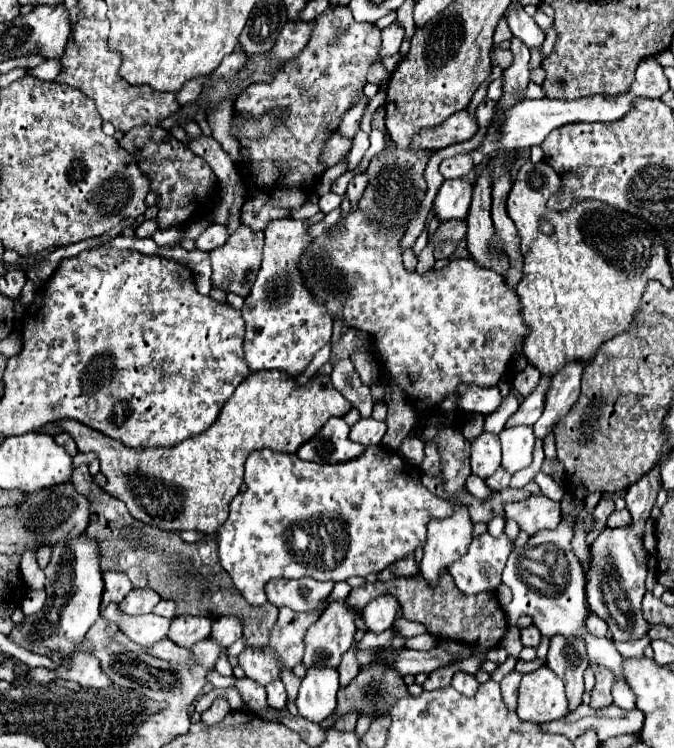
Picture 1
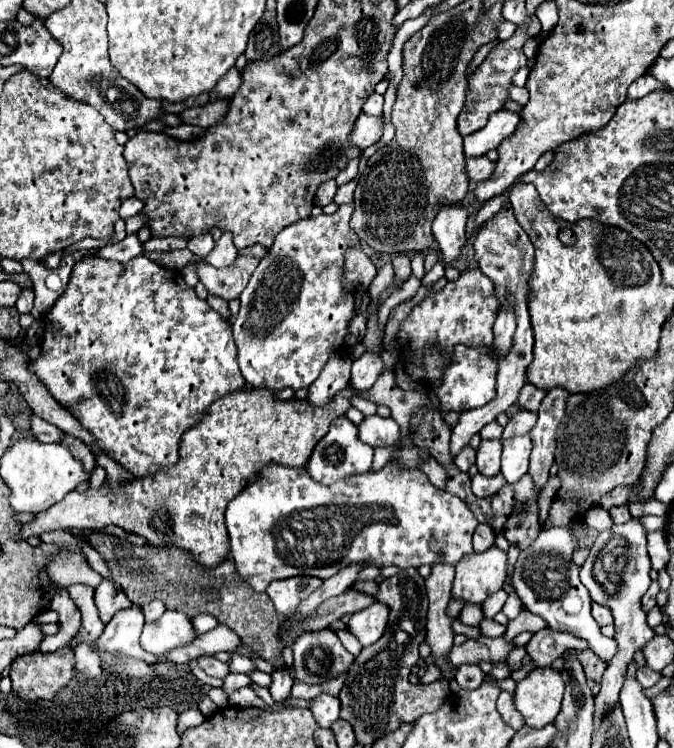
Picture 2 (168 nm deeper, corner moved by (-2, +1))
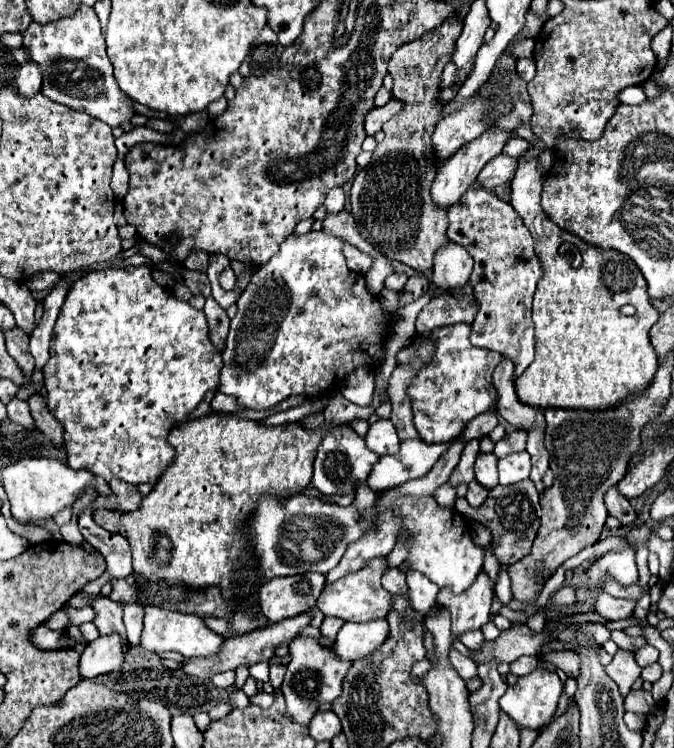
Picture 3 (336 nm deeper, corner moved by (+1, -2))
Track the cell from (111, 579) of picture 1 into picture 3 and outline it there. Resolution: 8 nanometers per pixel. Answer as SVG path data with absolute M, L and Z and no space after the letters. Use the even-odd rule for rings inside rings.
M101 596L99 600L93 602L93 608L97 610L97 618L93 622L99 628L99 634L107 636L117 632L125 644L127 638L125 638L125 626L123 626L123 606Z

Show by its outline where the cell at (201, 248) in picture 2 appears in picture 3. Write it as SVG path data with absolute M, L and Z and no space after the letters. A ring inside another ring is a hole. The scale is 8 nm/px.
M197 252L197 254L191 254L187 260L185 260L185 268L187 270L195 270L195 272L207 272L207 264L209 264L209 256L203 254L203 252Z

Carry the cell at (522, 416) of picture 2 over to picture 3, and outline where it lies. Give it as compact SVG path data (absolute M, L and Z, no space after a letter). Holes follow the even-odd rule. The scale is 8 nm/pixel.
M513 430L513 432L505 434L505 438L501 438L495 444L493 454L497 458L503 458L503 456L513 454L513 452L523 452L525 450L525 442L527 442L527 434L523 430Z

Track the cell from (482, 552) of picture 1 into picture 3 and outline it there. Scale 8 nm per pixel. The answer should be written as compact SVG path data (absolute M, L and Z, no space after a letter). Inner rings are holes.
M481 572L475 584L459 596L455 596L449 588L439 590L435 606L449 610L453 642L459 640L459 636L469 630L481 630L481 626L489 622L491 600L493 600L493 584L485 576L485 572Z

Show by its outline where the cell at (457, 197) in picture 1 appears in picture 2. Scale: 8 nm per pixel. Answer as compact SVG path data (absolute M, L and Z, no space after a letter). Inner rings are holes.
M452 205L452 209L440 209L436 219L432 221L432 231L438 241L438 249L442 253L444 263L452 263L466 245L466 221L466 205Z

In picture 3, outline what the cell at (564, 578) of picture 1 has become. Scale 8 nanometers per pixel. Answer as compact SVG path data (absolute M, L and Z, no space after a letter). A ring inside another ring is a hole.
M625 714L625 716L623 716L623 720L625 720L627 728L637 730L637 732L641 732L641 730L645 728L645 724L647 724L647 720L645 720L645 716L643 716L643 714Z

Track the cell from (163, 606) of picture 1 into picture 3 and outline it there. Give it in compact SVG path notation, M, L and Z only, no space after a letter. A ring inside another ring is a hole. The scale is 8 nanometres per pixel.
M125 604L125 628L127 628L127 640L131 646L139 646L141 630L143 630L143 608L141 604Z

